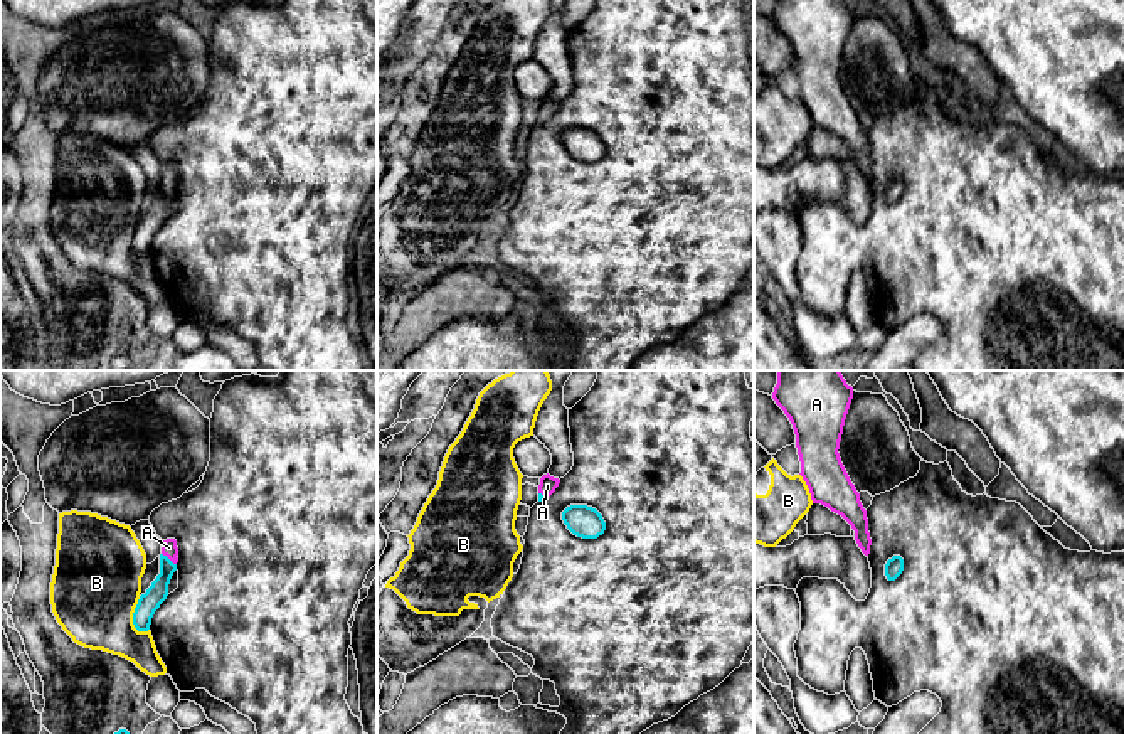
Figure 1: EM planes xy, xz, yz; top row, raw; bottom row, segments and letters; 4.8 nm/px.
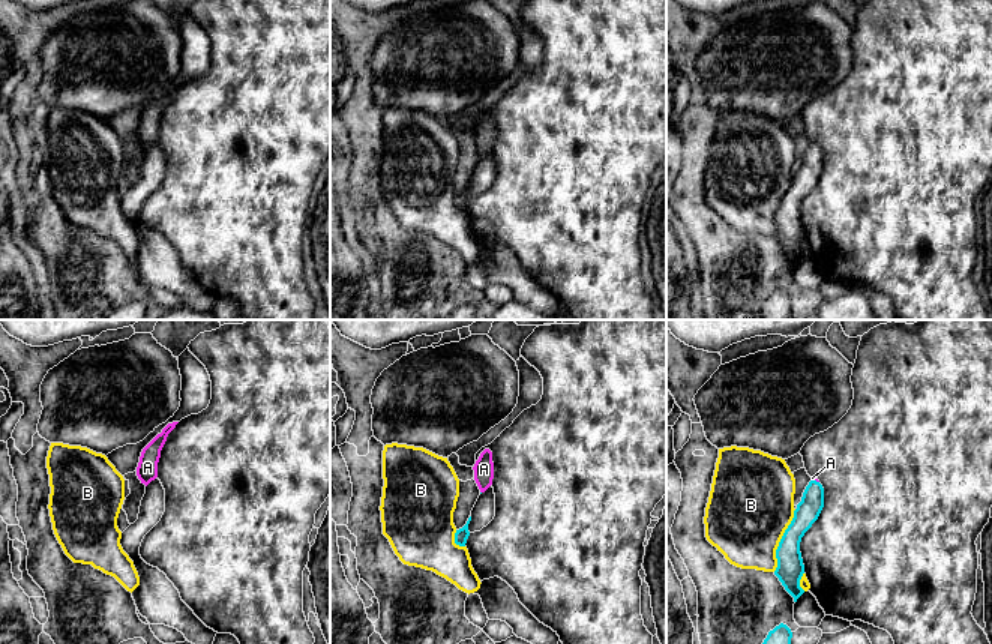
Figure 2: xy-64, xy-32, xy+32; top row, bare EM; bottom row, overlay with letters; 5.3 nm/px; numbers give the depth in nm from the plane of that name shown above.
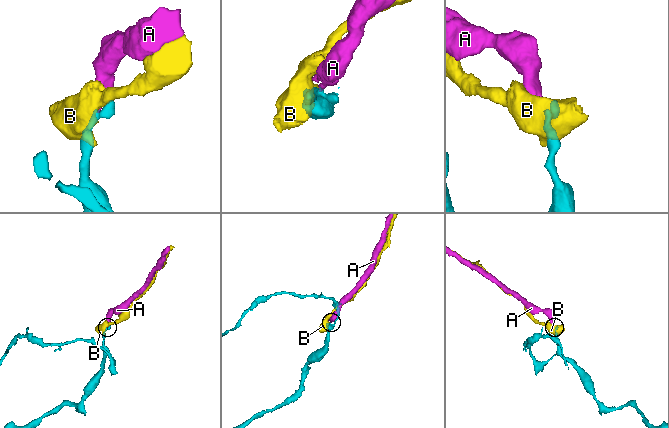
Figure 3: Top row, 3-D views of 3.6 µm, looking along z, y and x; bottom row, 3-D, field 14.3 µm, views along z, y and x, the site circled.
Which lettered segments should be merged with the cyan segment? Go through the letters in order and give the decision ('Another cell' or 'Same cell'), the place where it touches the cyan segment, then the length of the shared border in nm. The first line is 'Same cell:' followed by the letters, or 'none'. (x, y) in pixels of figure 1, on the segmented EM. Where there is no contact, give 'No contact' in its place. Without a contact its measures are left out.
Same cell: A
A: Same cell. Touches cyan at xy (167, 558). Shared border 90 nm
B: Another cell. Touches cyan at xy (133, 618). Shared border 180 nm

